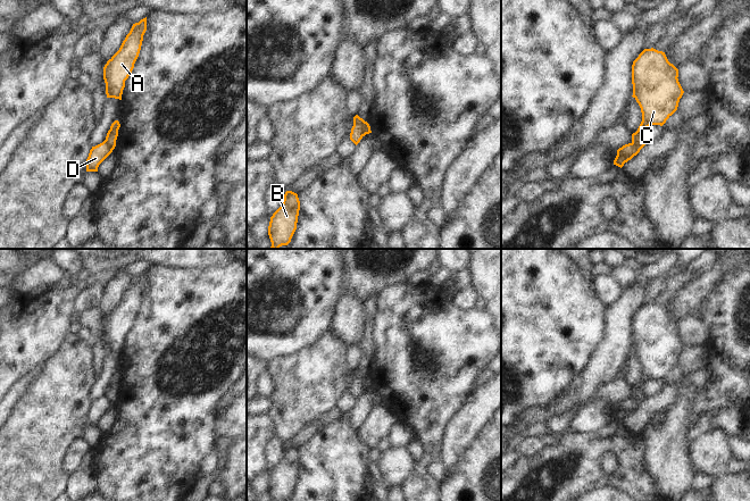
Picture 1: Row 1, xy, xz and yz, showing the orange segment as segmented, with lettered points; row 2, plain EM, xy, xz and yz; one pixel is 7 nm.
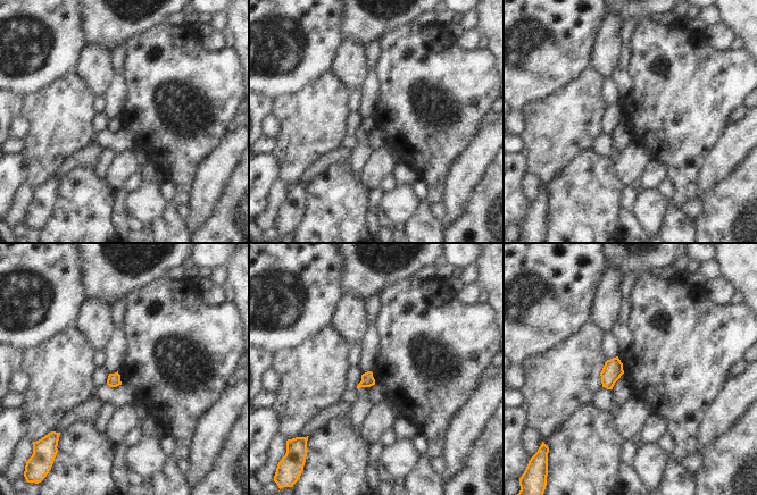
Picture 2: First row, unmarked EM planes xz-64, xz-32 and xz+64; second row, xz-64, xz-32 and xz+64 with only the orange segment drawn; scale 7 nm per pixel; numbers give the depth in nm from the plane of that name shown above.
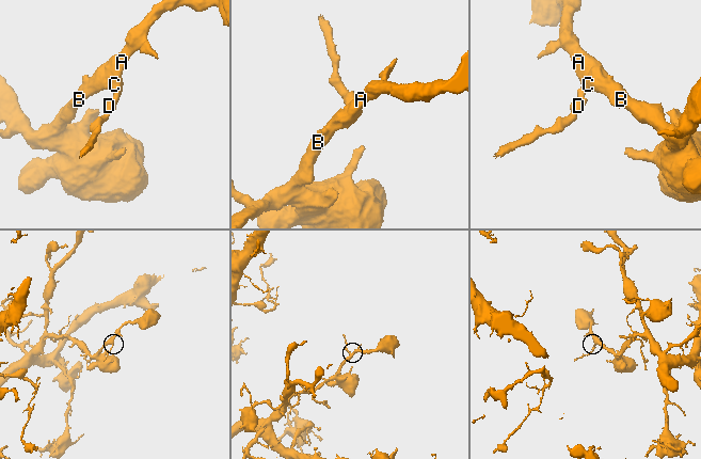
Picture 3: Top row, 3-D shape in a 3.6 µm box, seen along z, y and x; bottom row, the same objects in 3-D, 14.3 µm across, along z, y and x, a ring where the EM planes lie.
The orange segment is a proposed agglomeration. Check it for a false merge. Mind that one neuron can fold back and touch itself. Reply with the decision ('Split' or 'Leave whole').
Split

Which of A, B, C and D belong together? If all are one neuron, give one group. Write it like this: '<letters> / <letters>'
A B C / D

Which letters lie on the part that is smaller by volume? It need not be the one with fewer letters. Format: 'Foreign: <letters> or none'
Foreign: D

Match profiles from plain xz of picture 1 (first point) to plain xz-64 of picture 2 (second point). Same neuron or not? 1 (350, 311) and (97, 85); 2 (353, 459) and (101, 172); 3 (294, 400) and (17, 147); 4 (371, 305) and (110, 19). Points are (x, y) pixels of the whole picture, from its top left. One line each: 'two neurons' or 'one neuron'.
1: one neuron
2: two neurons
3: two neurons
4: two neurons

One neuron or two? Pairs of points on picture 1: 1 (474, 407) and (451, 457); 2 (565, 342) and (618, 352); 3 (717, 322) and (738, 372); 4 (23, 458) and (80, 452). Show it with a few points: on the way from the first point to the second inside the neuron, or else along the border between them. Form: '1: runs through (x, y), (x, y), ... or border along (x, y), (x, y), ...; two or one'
1: runs through (471, 419), (458, 434), (455, 444); one
2: border along (605, 323), (603, 336), (583, 372); two
3: runs through (730, 334), (738, 342), (738, 359); one
4: border along (81, 437), (64, 456), (61, 468), (67, 475); two

